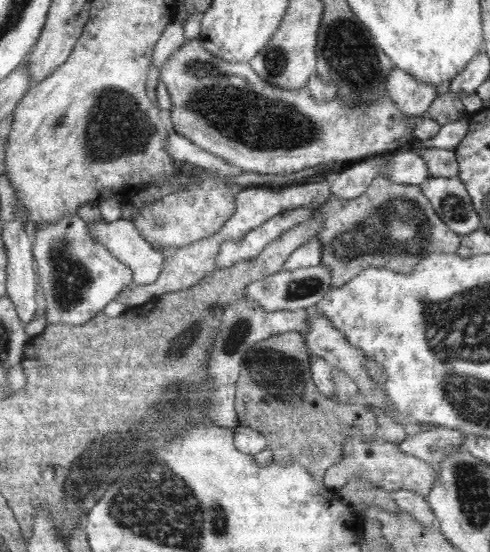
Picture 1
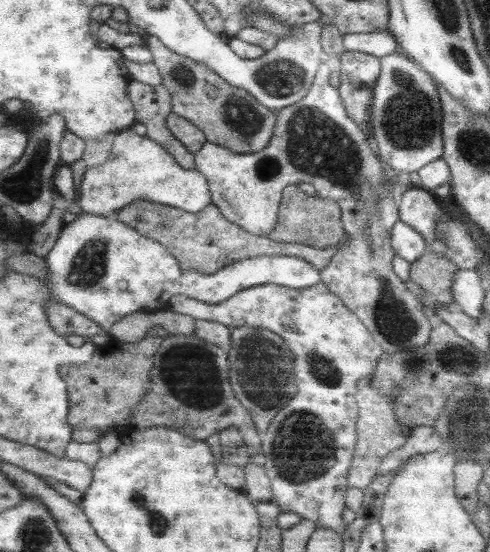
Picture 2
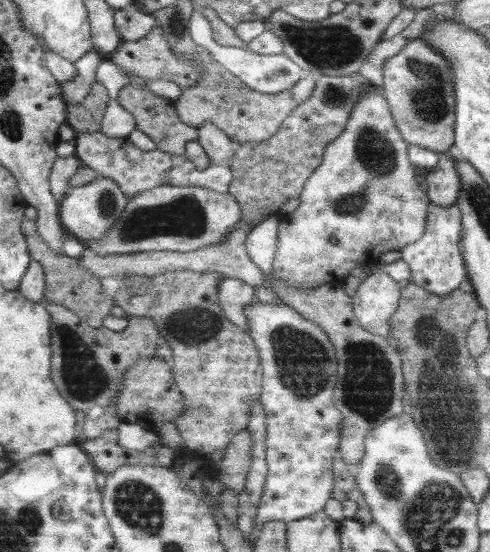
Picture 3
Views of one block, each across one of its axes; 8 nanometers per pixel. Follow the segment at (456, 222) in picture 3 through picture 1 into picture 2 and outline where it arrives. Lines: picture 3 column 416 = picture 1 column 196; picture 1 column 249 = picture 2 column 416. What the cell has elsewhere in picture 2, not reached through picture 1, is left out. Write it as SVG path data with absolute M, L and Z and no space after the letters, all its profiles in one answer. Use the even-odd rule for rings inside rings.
M415 186L404 191L397 214L399 220L424 238L427 251L446 257L448 245L436 237L436 226L444 218L444 209L433 192Z

